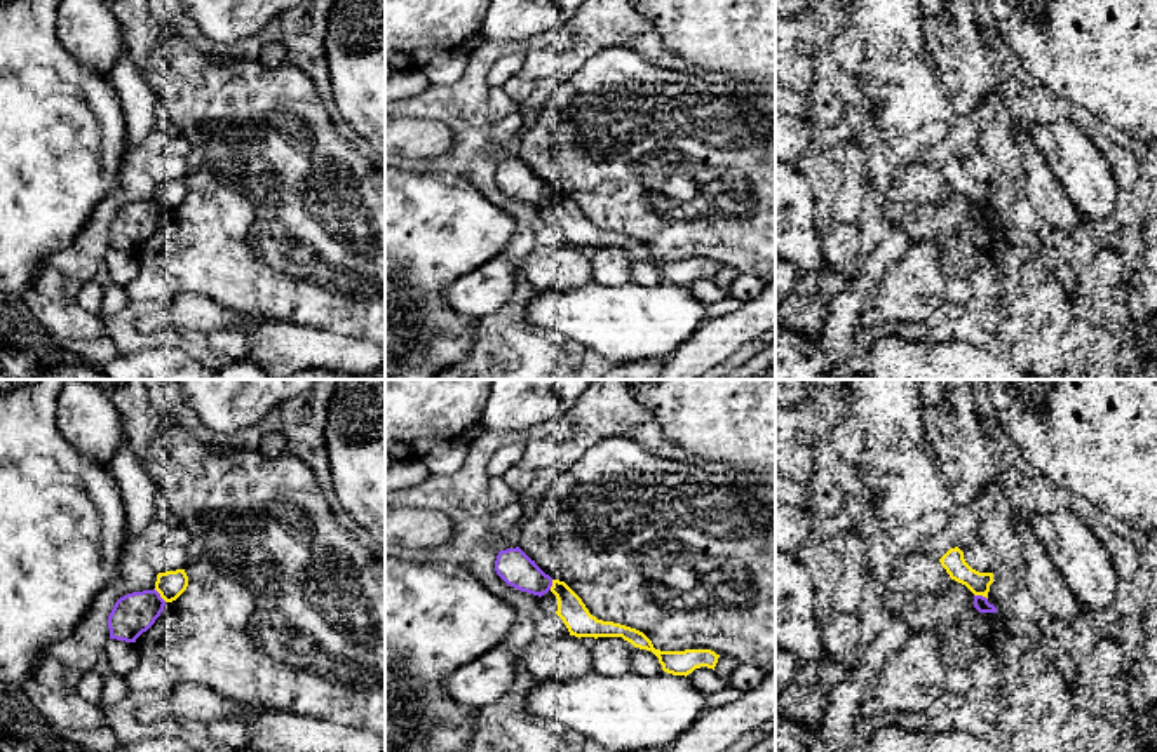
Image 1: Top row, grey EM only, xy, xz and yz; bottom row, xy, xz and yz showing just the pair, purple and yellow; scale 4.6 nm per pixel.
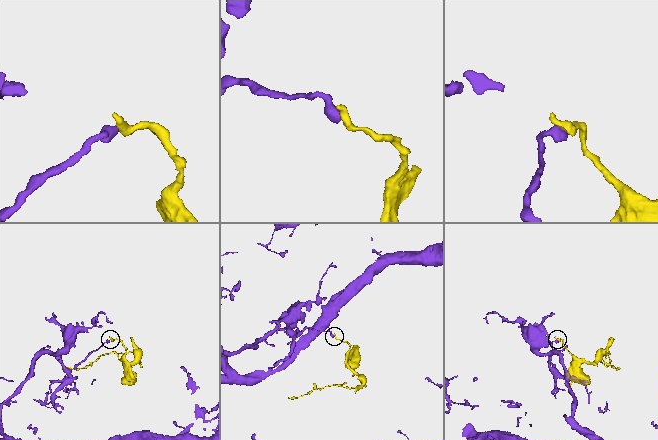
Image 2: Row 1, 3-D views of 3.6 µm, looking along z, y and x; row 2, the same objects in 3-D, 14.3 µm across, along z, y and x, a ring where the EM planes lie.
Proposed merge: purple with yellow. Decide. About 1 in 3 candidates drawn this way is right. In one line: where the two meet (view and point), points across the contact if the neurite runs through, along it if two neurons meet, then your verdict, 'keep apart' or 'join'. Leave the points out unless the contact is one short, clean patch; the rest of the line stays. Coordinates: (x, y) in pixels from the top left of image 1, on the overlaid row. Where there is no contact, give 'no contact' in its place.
meets purple in xy at (159, 596); keep apart

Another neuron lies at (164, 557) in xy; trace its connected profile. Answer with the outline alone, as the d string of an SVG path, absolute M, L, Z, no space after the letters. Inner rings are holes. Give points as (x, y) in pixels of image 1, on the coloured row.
M164 541L150 550L148 561L155 573L166 573L185 569L188 555L183 547L176 547L173 543Z

